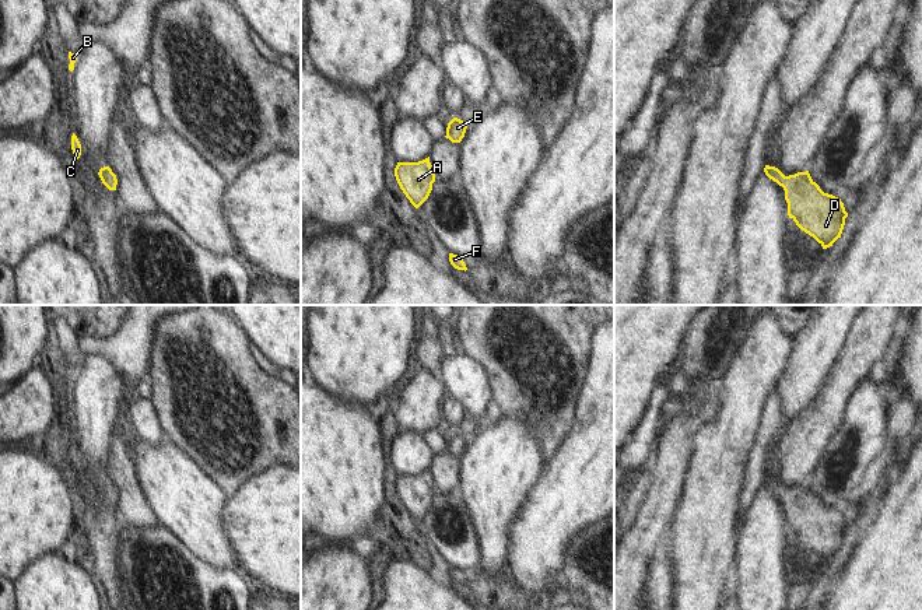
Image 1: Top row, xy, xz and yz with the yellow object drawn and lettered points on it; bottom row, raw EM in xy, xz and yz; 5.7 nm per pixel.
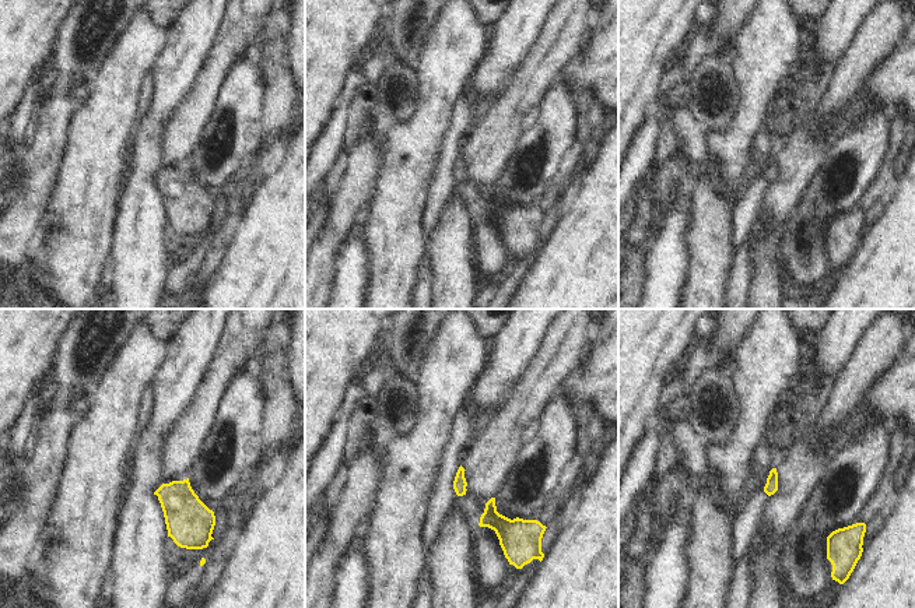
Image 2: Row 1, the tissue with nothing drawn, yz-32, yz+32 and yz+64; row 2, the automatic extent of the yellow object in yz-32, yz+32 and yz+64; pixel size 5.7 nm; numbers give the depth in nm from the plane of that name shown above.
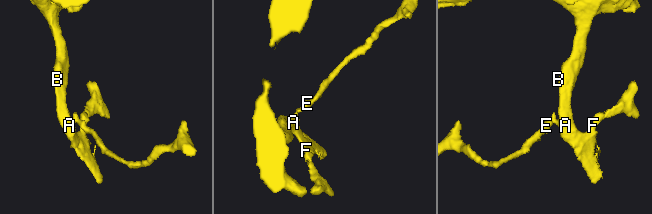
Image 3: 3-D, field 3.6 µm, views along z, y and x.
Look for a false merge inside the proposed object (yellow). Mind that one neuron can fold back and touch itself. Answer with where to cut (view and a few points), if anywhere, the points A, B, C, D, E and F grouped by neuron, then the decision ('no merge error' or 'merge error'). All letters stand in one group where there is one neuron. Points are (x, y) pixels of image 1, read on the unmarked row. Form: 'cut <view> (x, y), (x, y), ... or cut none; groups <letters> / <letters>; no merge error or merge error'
cut none; groups A B C D E F; no merge error

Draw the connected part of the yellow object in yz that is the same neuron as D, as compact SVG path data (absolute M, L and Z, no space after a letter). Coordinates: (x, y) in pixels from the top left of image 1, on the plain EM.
M765 478L764 485L783 501L789 532L813 550L823 562L832 560L841 551L848 530L844 516L824 506L809 484L785 490L778 481Z

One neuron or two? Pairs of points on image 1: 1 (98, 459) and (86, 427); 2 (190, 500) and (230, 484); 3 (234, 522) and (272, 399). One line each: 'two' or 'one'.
1: one
2: two
3: two

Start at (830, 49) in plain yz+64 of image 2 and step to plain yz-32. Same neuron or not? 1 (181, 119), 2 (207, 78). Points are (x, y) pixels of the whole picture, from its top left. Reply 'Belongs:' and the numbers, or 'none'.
Belongs: none

